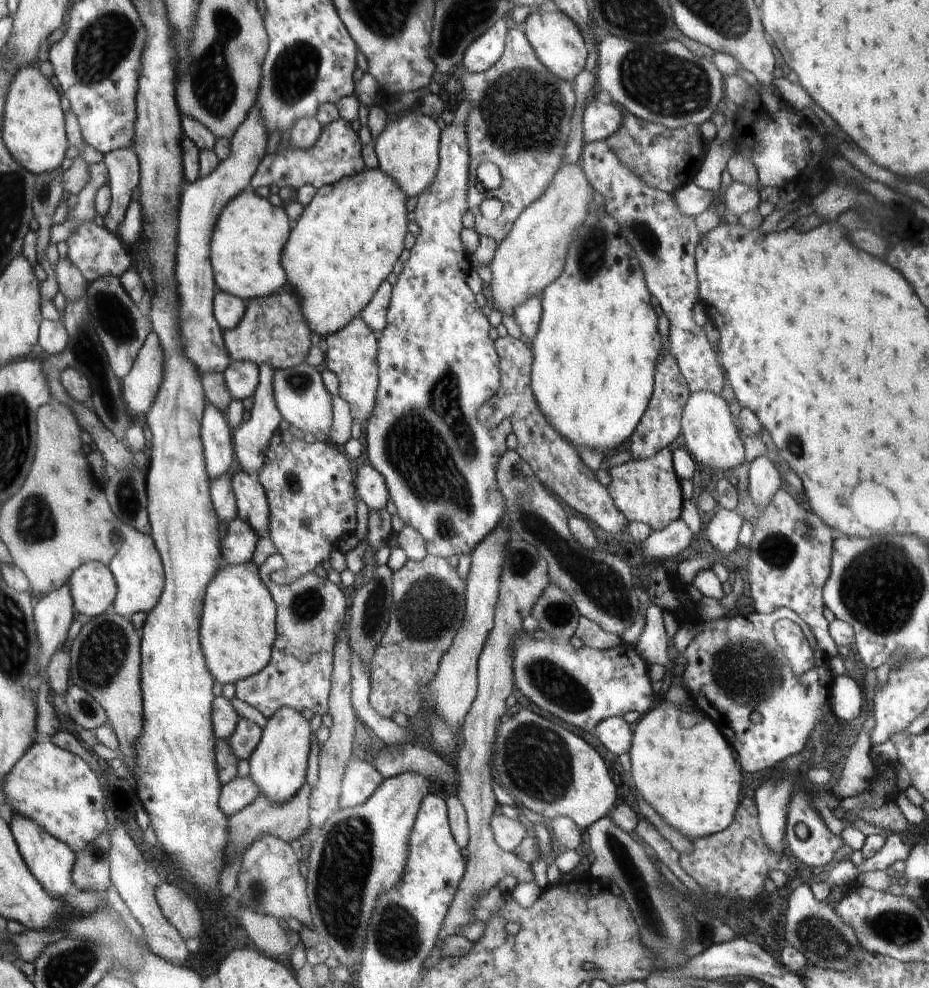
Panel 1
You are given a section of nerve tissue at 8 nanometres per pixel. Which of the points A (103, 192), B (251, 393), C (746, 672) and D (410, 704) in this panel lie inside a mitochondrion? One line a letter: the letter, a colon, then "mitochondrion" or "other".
A: other
B: other
C: mitochondrion
D: other

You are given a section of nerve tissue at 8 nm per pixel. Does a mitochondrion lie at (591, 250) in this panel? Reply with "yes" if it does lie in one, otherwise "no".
yes

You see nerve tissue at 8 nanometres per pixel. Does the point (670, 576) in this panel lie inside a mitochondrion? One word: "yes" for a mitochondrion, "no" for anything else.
no

